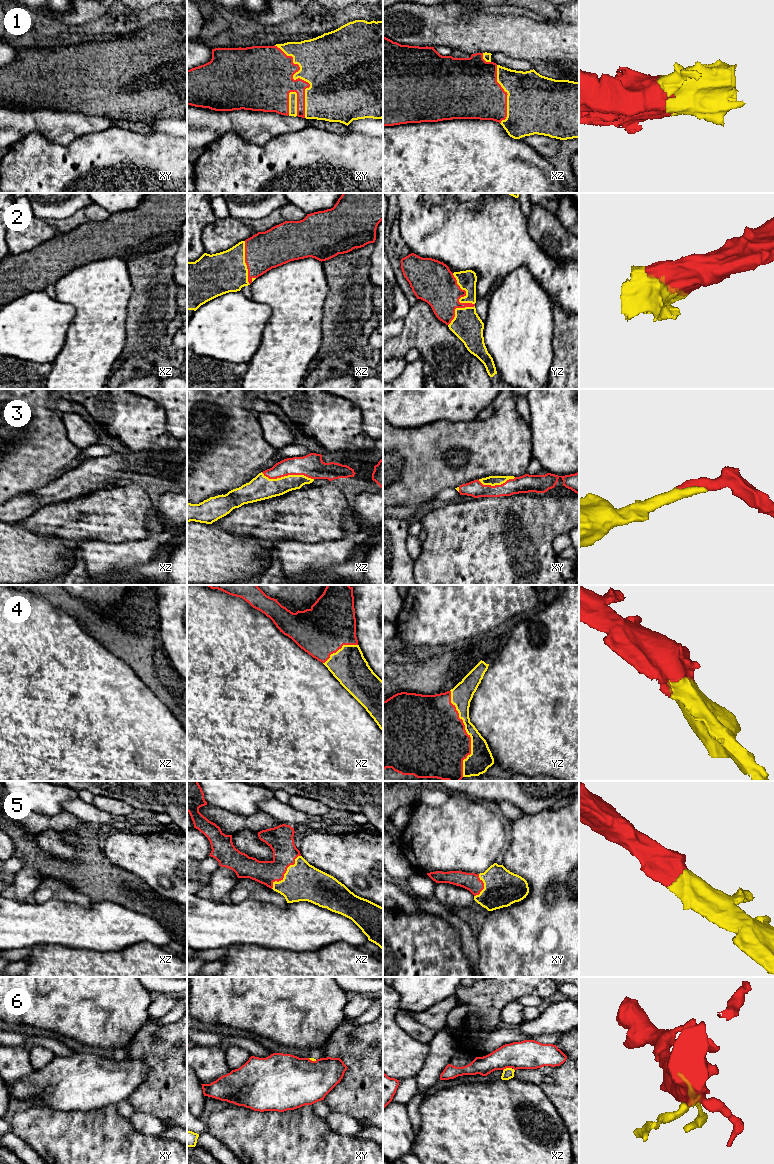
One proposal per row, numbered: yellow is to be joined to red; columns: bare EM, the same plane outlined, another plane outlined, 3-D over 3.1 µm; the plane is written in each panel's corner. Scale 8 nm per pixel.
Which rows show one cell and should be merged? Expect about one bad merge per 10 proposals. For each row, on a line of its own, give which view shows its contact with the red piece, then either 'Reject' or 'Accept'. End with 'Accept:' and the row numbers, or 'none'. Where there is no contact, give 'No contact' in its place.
1: Touches red in xy. Accept
2: Touches red in yz. Accept
3: Touches red in xz. Accept
4: Touches red in yz. Accept
5: Touches red in xz. Accept
6: Touches red in xz. Reject
Accept: 1, 2, 3, 4, 5

